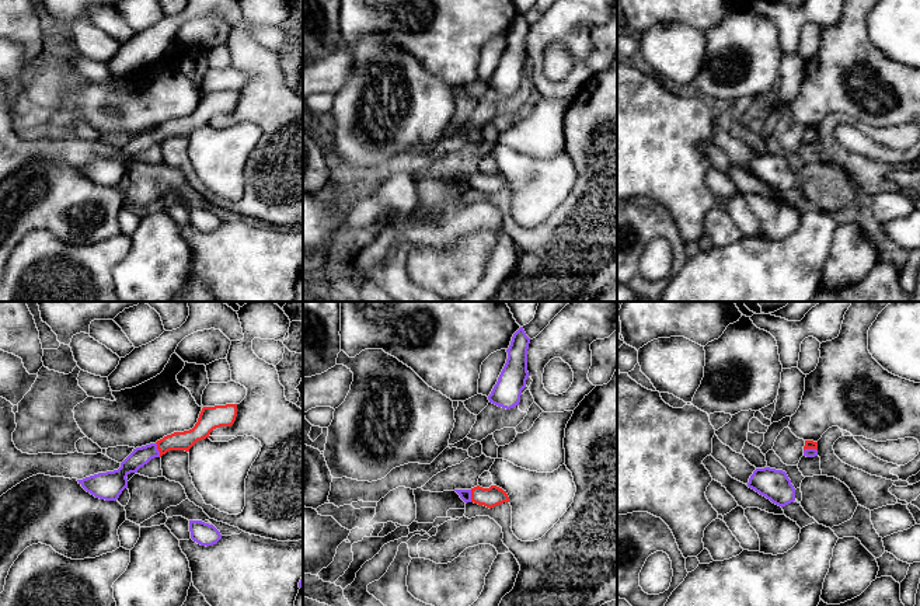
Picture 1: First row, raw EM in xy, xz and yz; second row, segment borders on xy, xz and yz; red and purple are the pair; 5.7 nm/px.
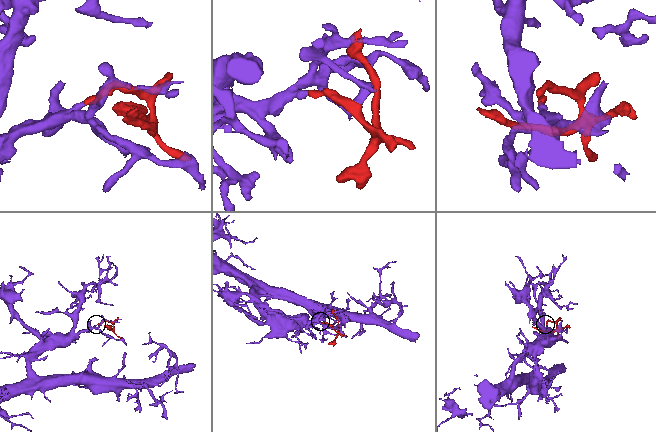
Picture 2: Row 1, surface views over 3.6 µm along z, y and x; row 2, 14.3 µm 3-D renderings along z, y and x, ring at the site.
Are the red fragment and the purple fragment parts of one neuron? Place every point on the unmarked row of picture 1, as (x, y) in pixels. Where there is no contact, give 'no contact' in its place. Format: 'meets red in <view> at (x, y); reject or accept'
meets red in xy at (157, 133); accept

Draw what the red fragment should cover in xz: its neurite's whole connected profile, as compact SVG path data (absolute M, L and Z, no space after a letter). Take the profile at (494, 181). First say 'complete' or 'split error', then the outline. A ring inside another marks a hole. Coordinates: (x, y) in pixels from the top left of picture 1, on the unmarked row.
split error; M480 171L471 174L471 175L454 175L460 184L467 188L474 188L478 191L484 191L487 194L494 194L496 191L501 191L503 188L509 188L509 182L506 177L496 171L491 171L489 174L482 174Z

